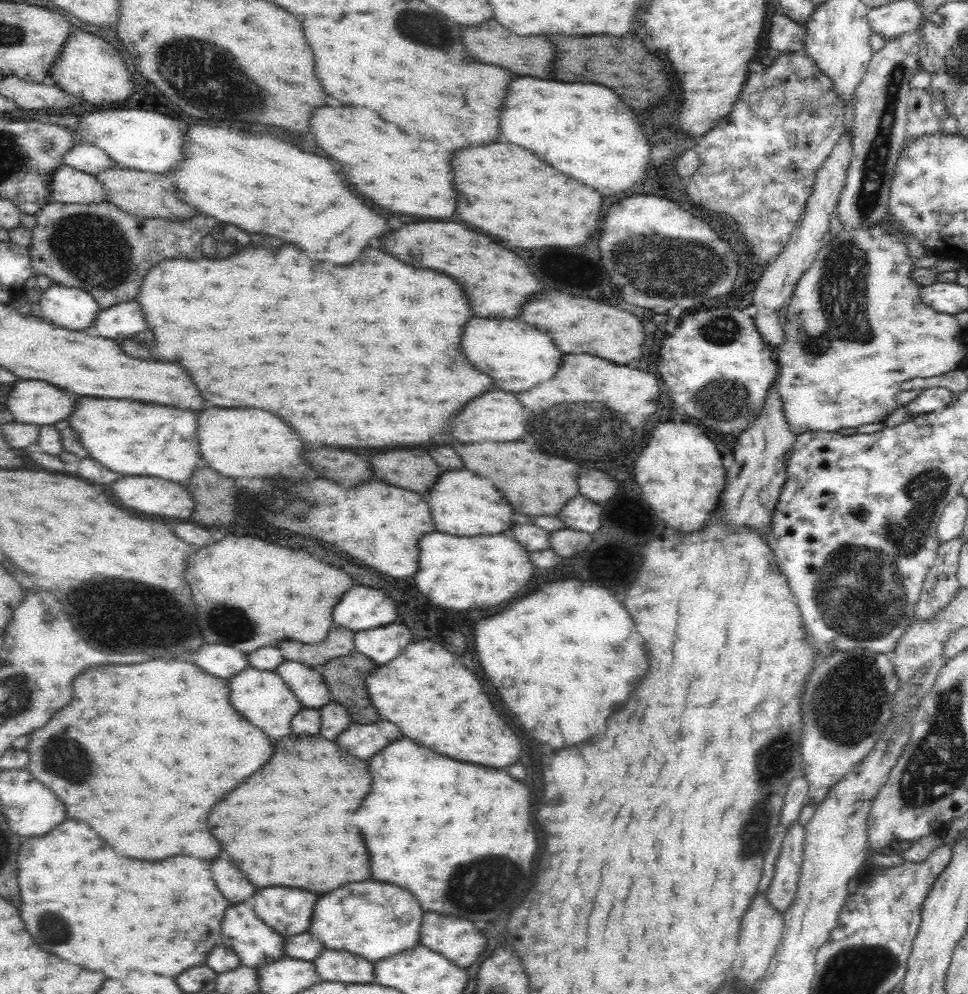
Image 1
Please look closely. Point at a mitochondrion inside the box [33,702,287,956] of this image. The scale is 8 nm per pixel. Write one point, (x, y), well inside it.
(77, 764)

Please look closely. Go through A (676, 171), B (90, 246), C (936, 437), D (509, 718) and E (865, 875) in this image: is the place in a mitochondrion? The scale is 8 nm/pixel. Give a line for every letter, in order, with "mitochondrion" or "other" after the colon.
A: other
B: mitochondrion
C: other
D: other
E: other

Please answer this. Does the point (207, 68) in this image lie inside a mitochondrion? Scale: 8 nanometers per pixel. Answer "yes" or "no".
yes

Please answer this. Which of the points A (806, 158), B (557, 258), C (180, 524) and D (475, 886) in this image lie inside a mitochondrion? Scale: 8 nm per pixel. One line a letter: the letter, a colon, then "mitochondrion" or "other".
A: other
B: other
C: other
D: mitochondrion

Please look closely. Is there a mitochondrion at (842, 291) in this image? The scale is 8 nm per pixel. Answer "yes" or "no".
yes

